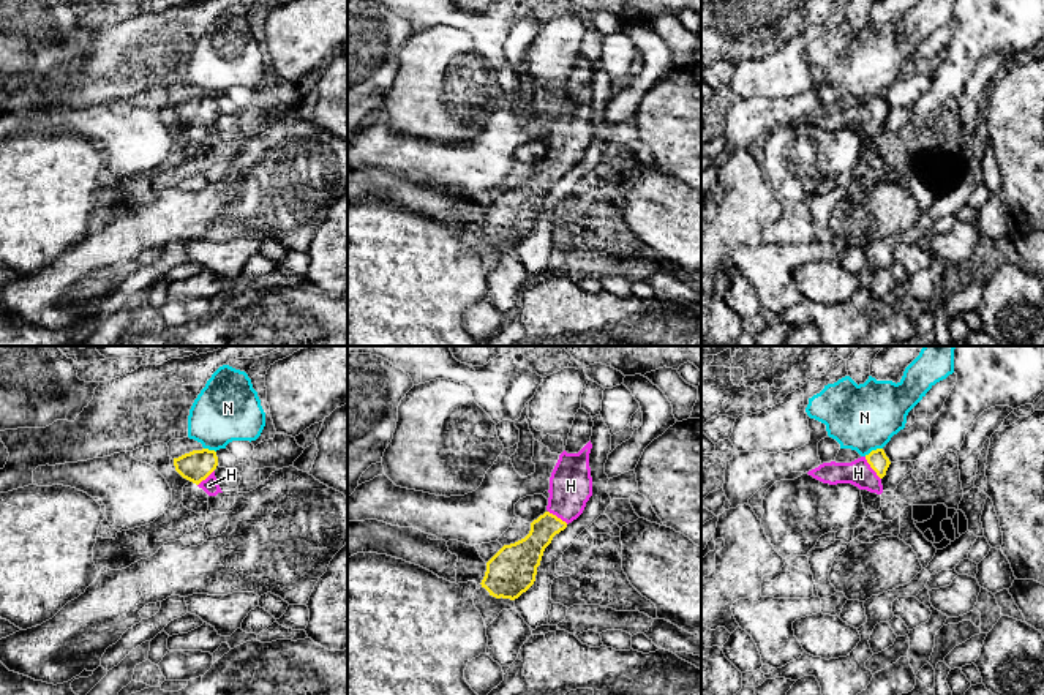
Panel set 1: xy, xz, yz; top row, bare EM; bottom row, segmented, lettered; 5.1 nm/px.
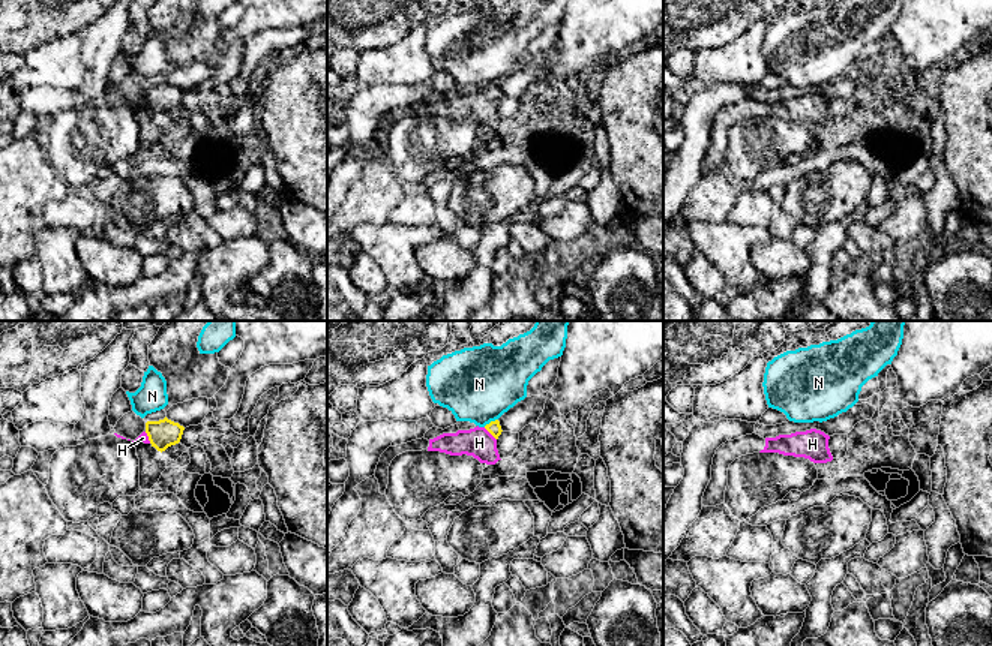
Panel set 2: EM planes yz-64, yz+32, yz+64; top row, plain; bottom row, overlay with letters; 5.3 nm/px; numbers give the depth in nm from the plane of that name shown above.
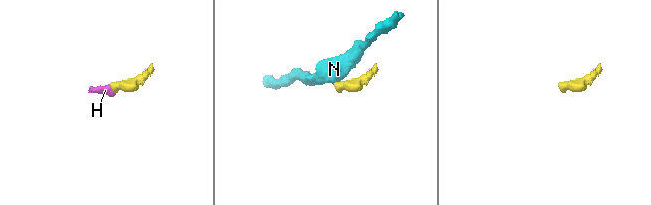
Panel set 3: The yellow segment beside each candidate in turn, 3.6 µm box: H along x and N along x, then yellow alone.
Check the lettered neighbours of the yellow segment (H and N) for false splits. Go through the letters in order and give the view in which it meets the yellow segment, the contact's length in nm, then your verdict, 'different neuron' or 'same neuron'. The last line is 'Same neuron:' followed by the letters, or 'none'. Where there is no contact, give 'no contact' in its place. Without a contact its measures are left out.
H: yz | 150 nm | same neuron
N: yz | 100 nm | different neuron
Same neuron: H

